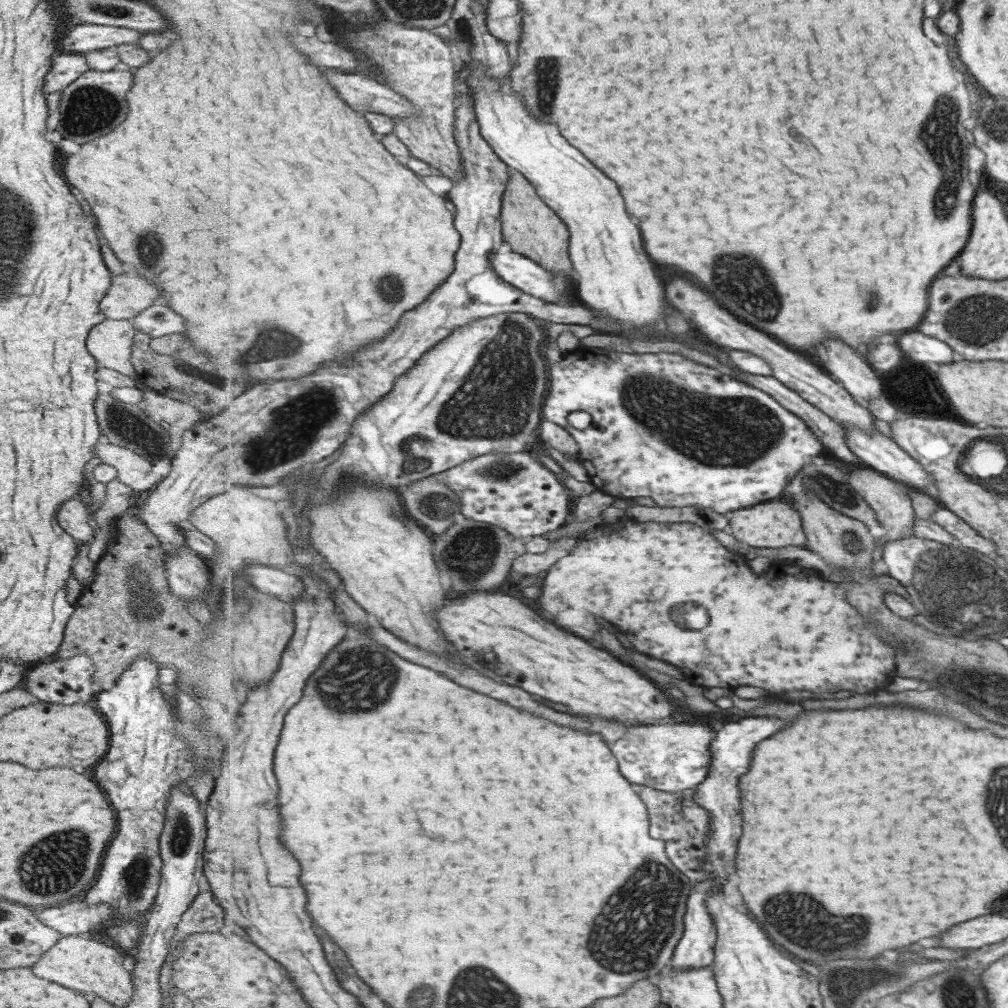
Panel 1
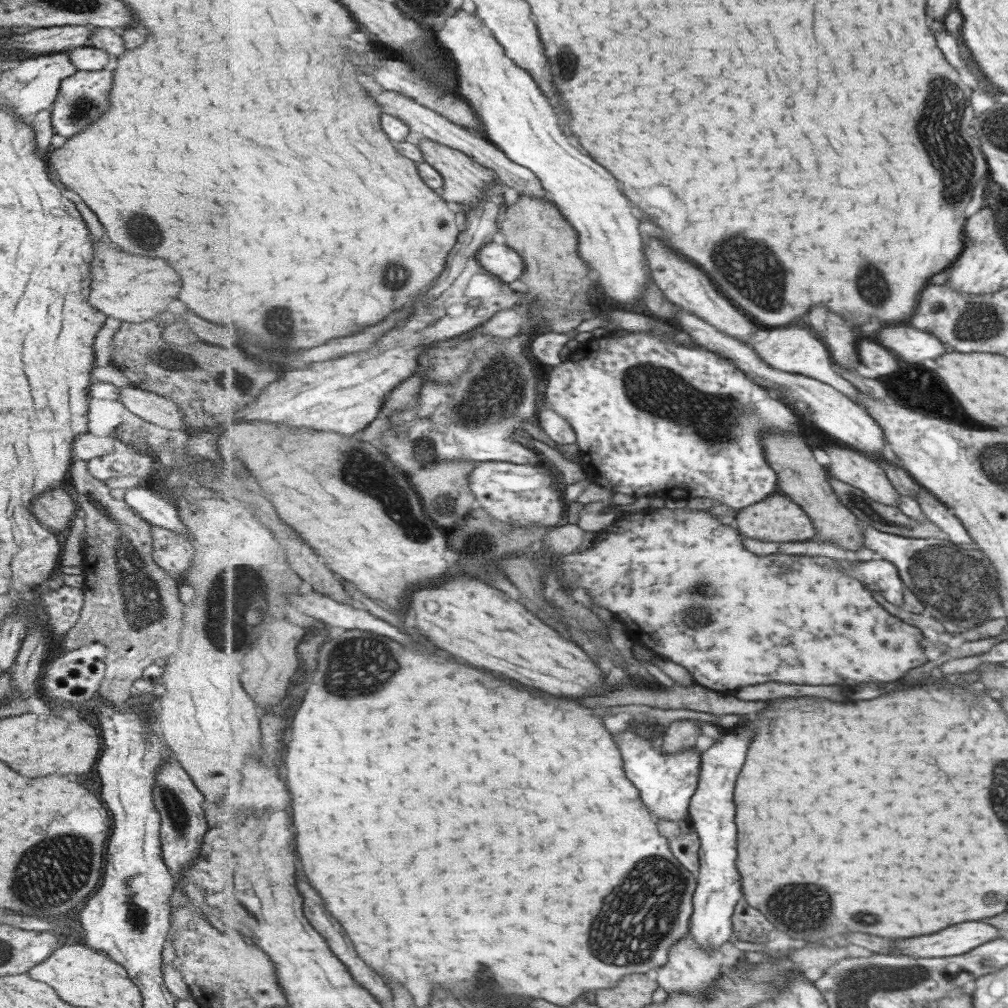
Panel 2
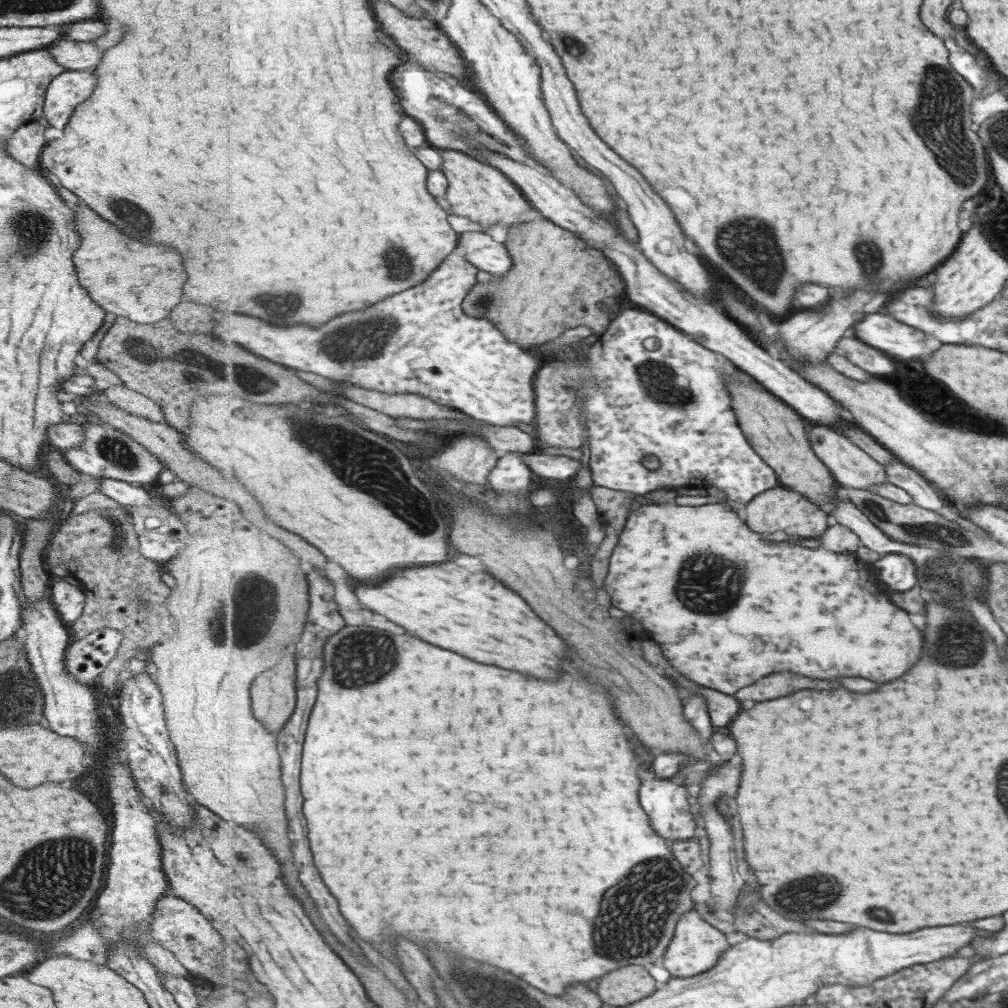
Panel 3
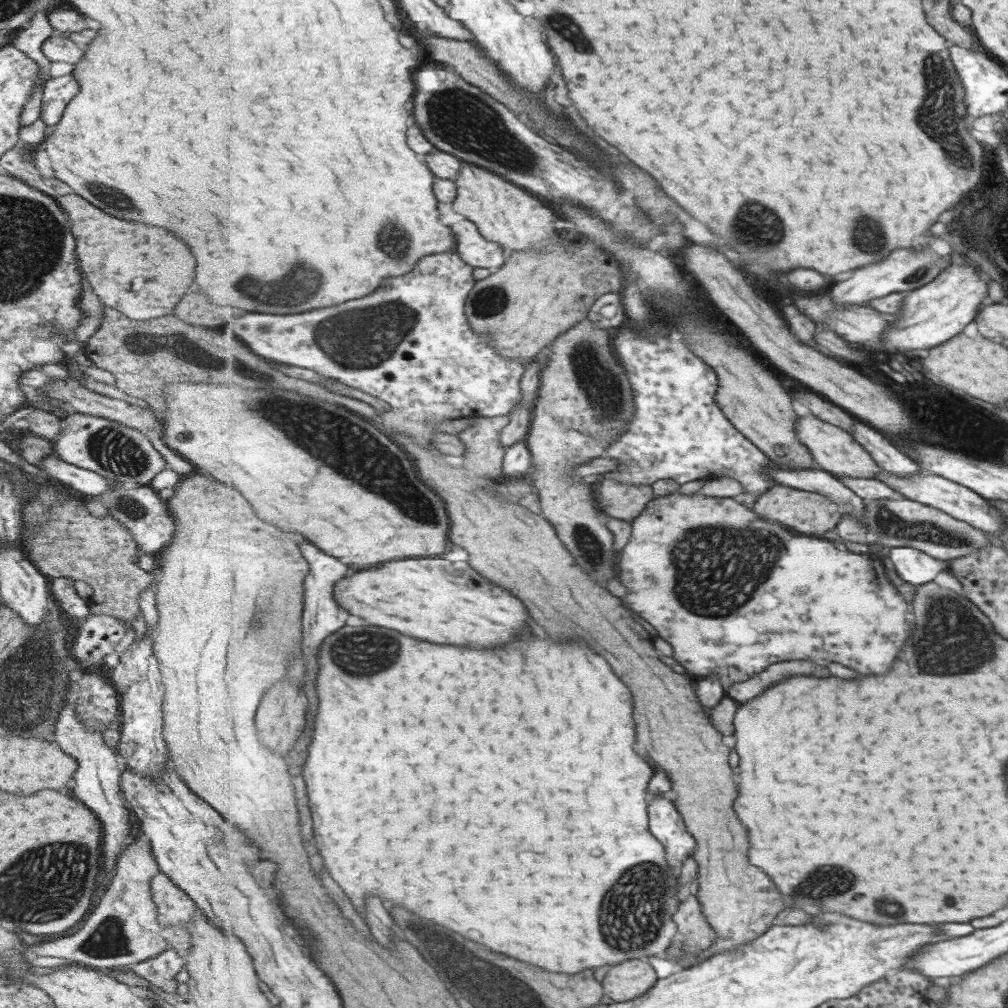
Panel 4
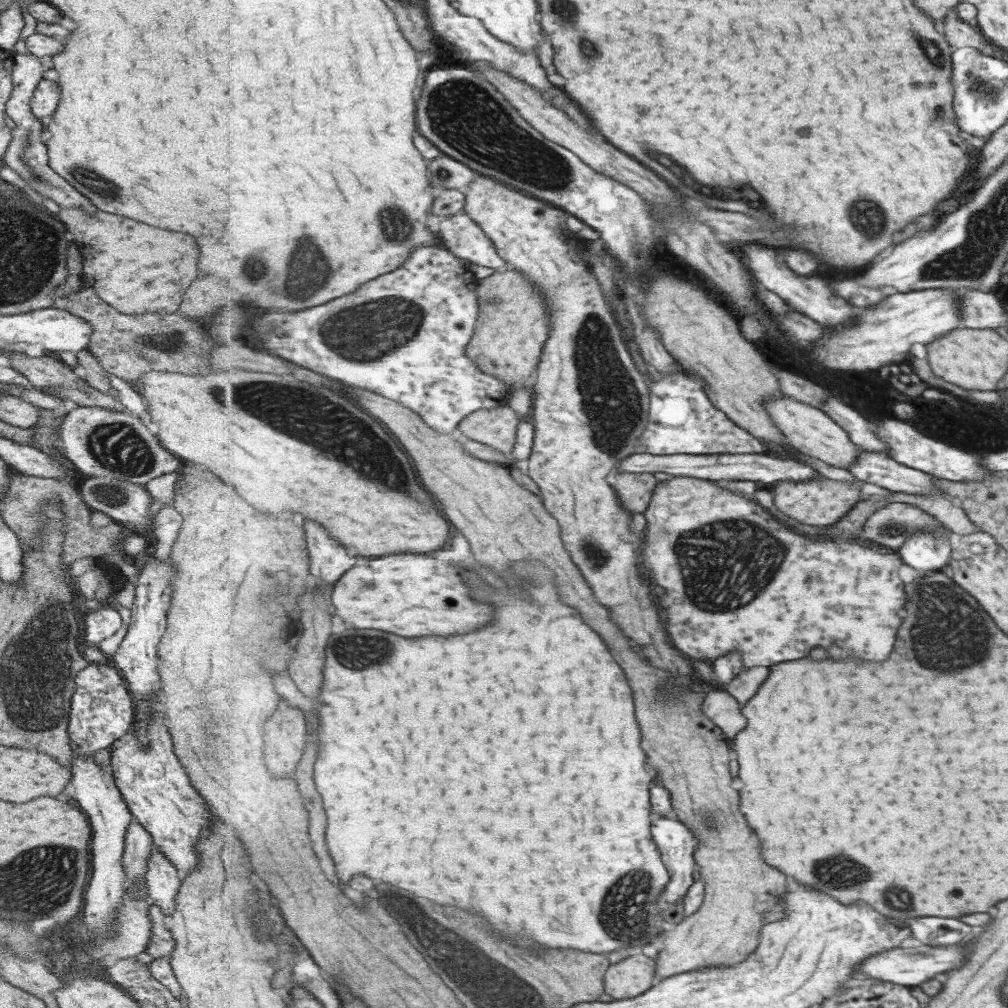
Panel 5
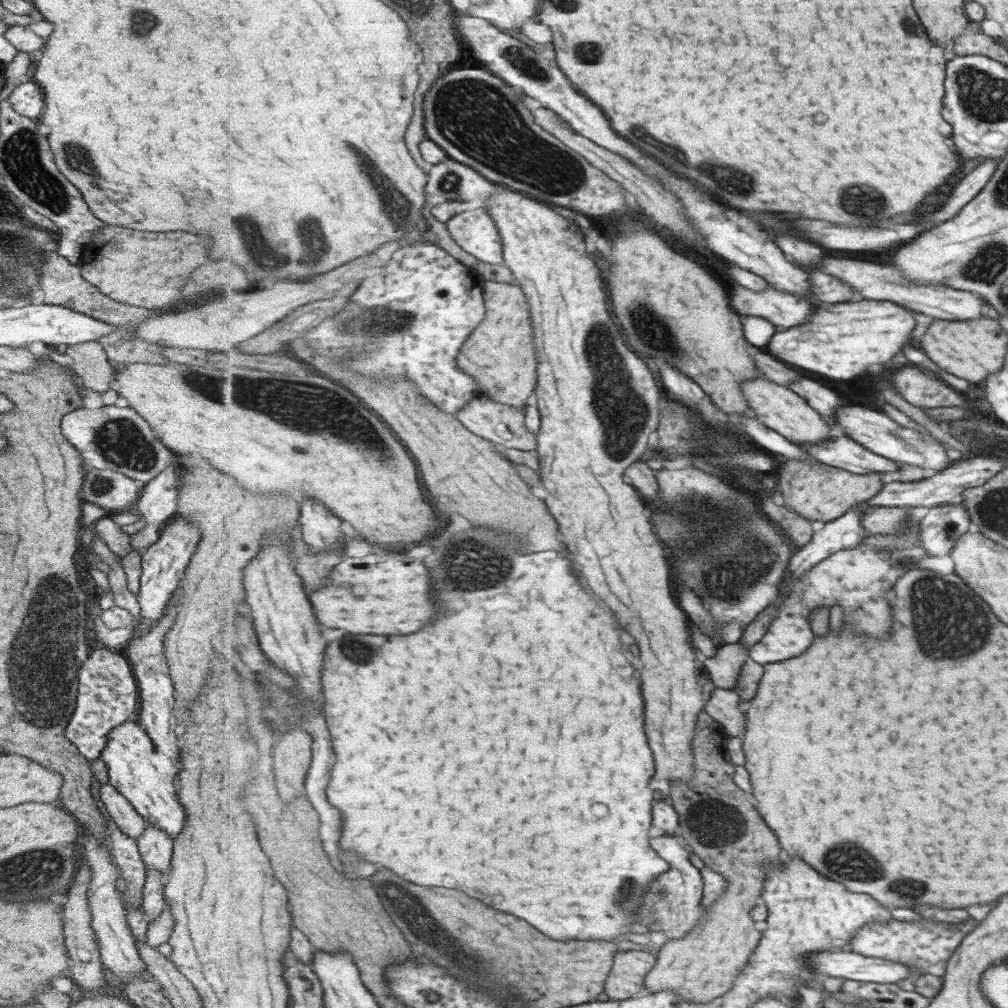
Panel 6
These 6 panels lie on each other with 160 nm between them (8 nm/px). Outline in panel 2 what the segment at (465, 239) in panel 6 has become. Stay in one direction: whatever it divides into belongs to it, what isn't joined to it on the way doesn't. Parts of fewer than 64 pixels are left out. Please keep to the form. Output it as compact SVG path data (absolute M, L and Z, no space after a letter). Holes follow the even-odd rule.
M487 243L479 252L479 261L489 272L496 274L501 280L515 286L519 274L526 271L523 257L505 244Z

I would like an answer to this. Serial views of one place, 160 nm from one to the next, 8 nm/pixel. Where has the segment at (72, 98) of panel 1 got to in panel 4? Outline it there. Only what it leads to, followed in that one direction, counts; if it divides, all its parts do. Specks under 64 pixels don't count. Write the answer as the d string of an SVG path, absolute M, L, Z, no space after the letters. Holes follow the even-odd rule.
M71 73L57 78L49 77L42 86L39 118L48 126L55 124L77 90L79 85Z

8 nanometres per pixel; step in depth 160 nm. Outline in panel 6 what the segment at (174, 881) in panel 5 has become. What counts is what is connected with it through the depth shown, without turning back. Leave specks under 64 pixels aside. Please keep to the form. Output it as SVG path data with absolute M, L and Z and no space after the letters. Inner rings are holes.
M146 822L143 832L135 841L145 868L159 871L164 878L168 871L172 838L160 828Z

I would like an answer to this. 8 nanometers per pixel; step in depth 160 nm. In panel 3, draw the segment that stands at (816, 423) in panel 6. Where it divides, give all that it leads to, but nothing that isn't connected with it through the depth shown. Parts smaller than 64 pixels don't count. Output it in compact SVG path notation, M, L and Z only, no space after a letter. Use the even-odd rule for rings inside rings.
M814 424L808 432L809 440L812 441L812 447L826 465L834 474L842 489L847 487L871 491L873 487L888 482L888 471L884 464L875 460L860 445L855 444L843 432L827 425Z

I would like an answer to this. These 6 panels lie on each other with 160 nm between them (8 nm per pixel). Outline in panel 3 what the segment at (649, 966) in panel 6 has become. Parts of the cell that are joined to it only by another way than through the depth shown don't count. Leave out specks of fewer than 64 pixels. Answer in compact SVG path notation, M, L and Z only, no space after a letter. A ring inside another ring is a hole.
M627 966L610 972L598 981L597 992L605 1003L613 1007L624 1007L652 996L660 987L649 974L648 967Z

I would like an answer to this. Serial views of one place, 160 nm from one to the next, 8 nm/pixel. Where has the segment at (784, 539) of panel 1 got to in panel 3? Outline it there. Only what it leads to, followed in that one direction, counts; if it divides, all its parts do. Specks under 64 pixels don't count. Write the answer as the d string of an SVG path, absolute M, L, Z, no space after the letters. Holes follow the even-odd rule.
M785 486L762 492L747 503L747 506L749 506L749 508L746 507L747 524L755 532L771 532L771 534L775 534L779 530L785 530L785 534L791 534L791 536L803 536L803 538L815 536L815 538L820 538L834 523L833 516L829 515L827 509L821 508L799 491L787 489Z

